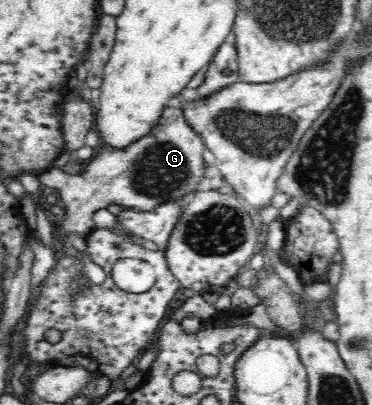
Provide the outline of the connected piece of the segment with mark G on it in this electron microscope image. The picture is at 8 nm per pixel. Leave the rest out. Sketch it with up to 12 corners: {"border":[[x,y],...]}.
{"border":[[167,107],[126,152],[103,149],[79,174],[39,174],[65,215],[53,243],[72,257],[95,210],[149,211],[195,193],[203,139]]}

